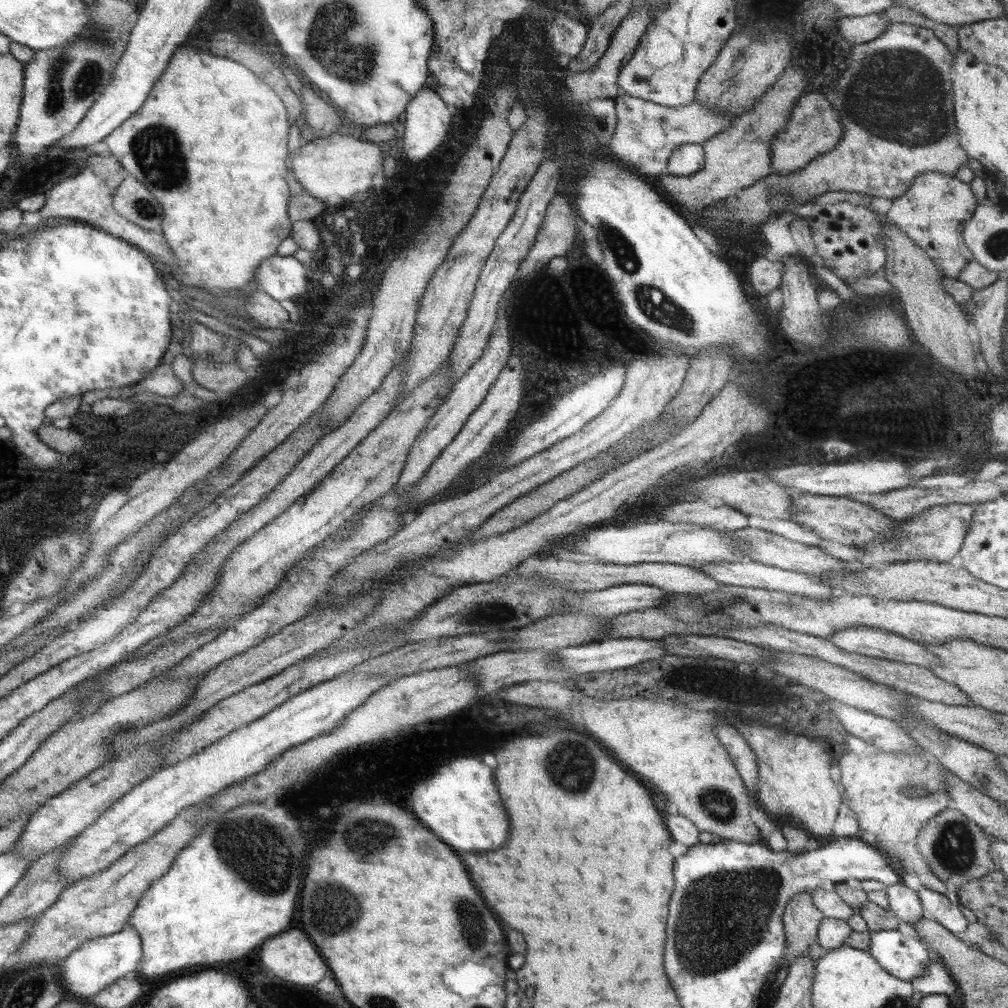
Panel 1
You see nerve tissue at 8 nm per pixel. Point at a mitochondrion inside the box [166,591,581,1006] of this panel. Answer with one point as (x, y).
(268, 873)

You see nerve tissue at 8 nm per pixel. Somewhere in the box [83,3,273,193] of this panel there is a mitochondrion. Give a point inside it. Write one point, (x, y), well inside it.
(103, 35)

